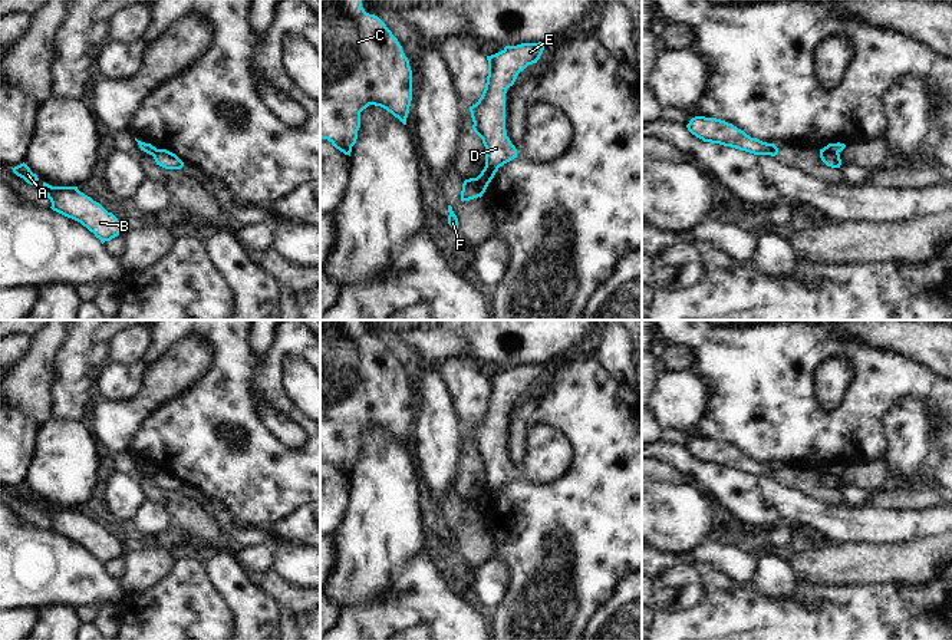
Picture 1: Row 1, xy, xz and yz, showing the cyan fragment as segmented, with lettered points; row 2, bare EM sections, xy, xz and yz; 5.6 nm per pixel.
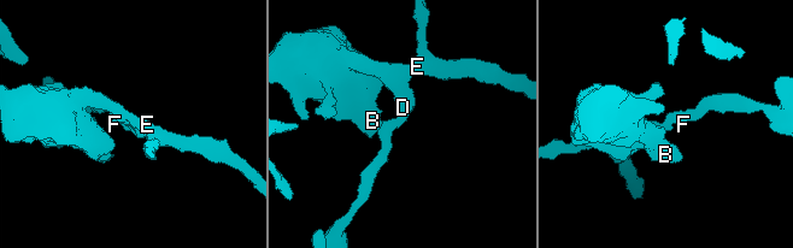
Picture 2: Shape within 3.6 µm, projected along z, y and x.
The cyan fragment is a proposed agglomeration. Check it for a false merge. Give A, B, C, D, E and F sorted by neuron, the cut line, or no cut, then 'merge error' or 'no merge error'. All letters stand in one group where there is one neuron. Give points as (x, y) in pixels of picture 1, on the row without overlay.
groups A B C D E / F; cut xz (476, 500), (480, 517); merge error

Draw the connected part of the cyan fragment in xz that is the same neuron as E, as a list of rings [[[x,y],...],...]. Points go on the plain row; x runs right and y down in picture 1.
[[[544,363],[521,364],[505,367],[501,373],[487,377],[485,410],[478,423],[470,429],[472,451],[485,468],[485,488],[477,498],[480,519],[498,489],[517,479],[517,471],[505,452],[505,415],[520,393],[537,385],[543,372]]]

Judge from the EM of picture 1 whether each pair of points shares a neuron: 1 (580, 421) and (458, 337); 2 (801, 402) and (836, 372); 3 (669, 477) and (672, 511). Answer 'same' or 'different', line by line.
1: different
2: different
3: different

